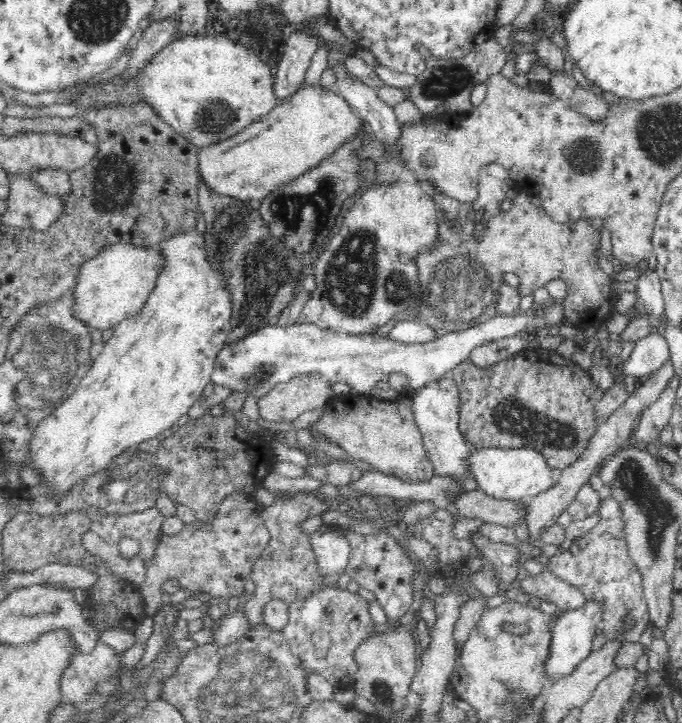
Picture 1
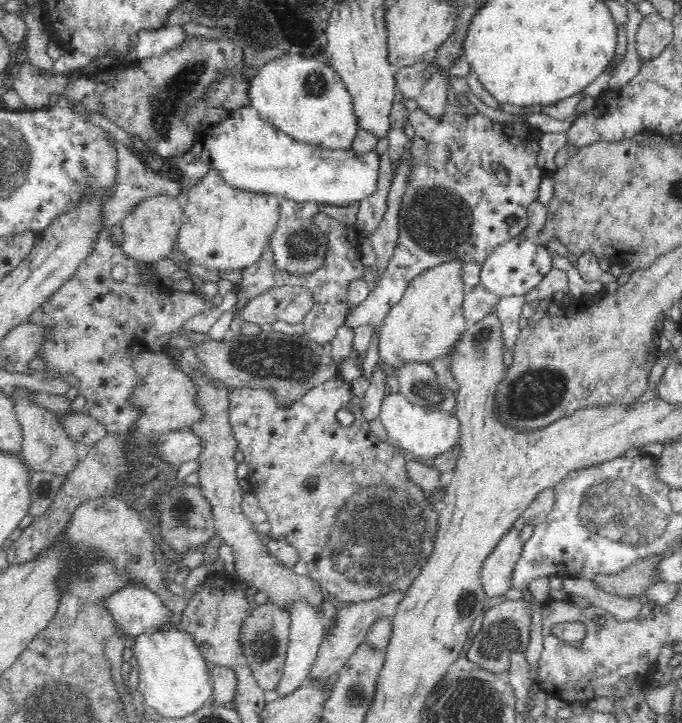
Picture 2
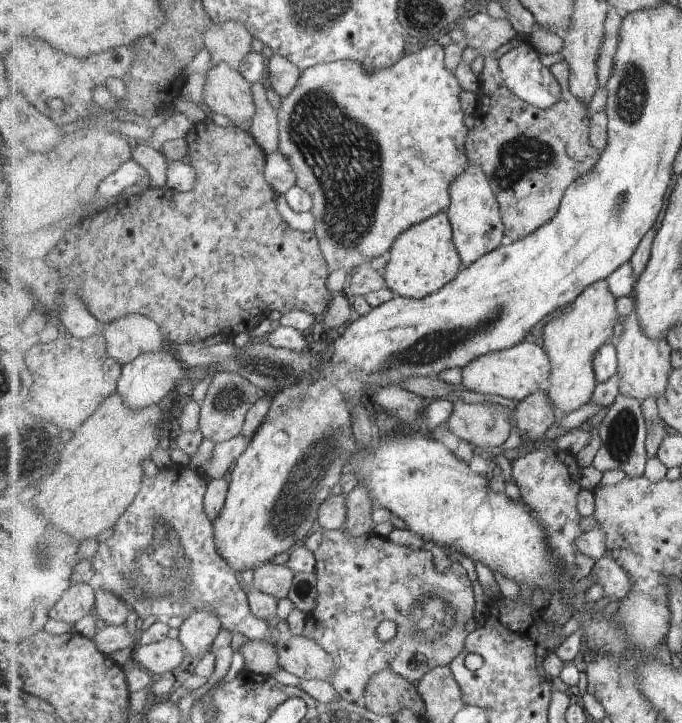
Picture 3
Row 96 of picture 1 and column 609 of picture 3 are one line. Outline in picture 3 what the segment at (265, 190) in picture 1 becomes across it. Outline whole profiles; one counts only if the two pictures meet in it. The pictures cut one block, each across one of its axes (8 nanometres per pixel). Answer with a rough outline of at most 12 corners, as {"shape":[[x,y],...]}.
{"shape":[[605,279],[544,326],[544,389],[560,417],[597,388],[621,318]]}

